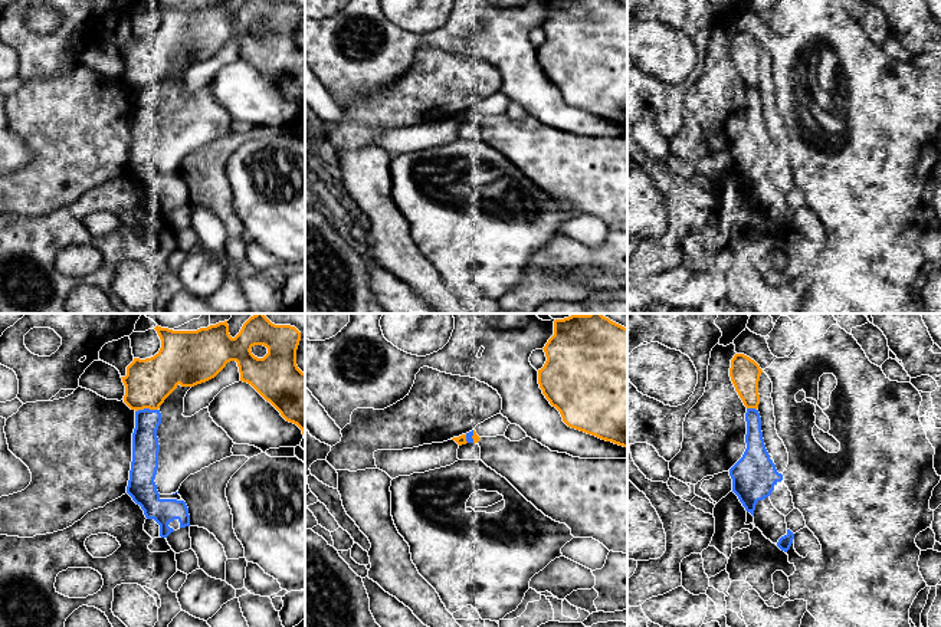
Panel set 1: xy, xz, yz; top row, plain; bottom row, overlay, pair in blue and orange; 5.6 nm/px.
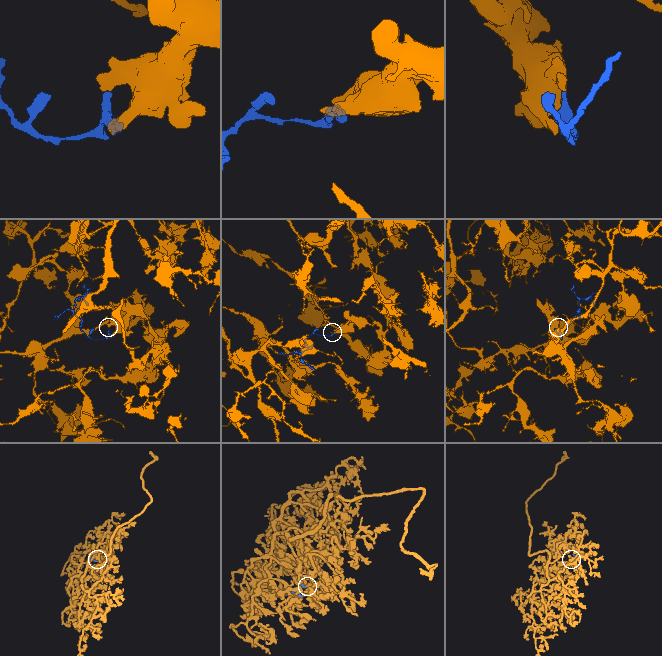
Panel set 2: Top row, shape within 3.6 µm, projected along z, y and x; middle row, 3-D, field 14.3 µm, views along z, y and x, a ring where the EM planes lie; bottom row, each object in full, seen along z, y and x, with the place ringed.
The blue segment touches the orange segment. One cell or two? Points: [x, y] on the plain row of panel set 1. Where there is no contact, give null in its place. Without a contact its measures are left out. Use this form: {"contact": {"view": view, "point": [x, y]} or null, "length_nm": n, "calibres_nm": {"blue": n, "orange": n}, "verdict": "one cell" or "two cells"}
{"contact": {"view": "xy", "point": [146, 87]}, "length_nm": 130, "calibres_nm": {"blue": 150, "orange": 260}, "verdict": "two cells"}

